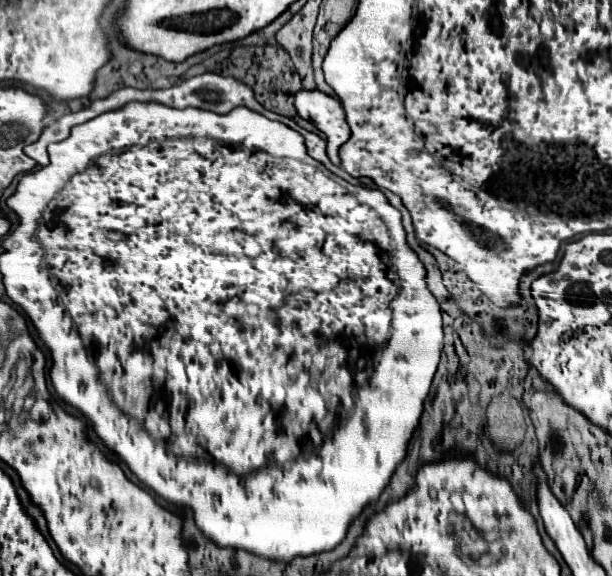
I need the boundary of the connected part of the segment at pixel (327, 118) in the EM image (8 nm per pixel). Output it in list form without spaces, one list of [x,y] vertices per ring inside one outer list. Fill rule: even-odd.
[[[299,90],[295,94],[295,110],[303,120],[313,122],[315,128],[327,136],[327,154],[335,166],[341,166],[339,148],[351,134],[341,102],[319,90]]]

